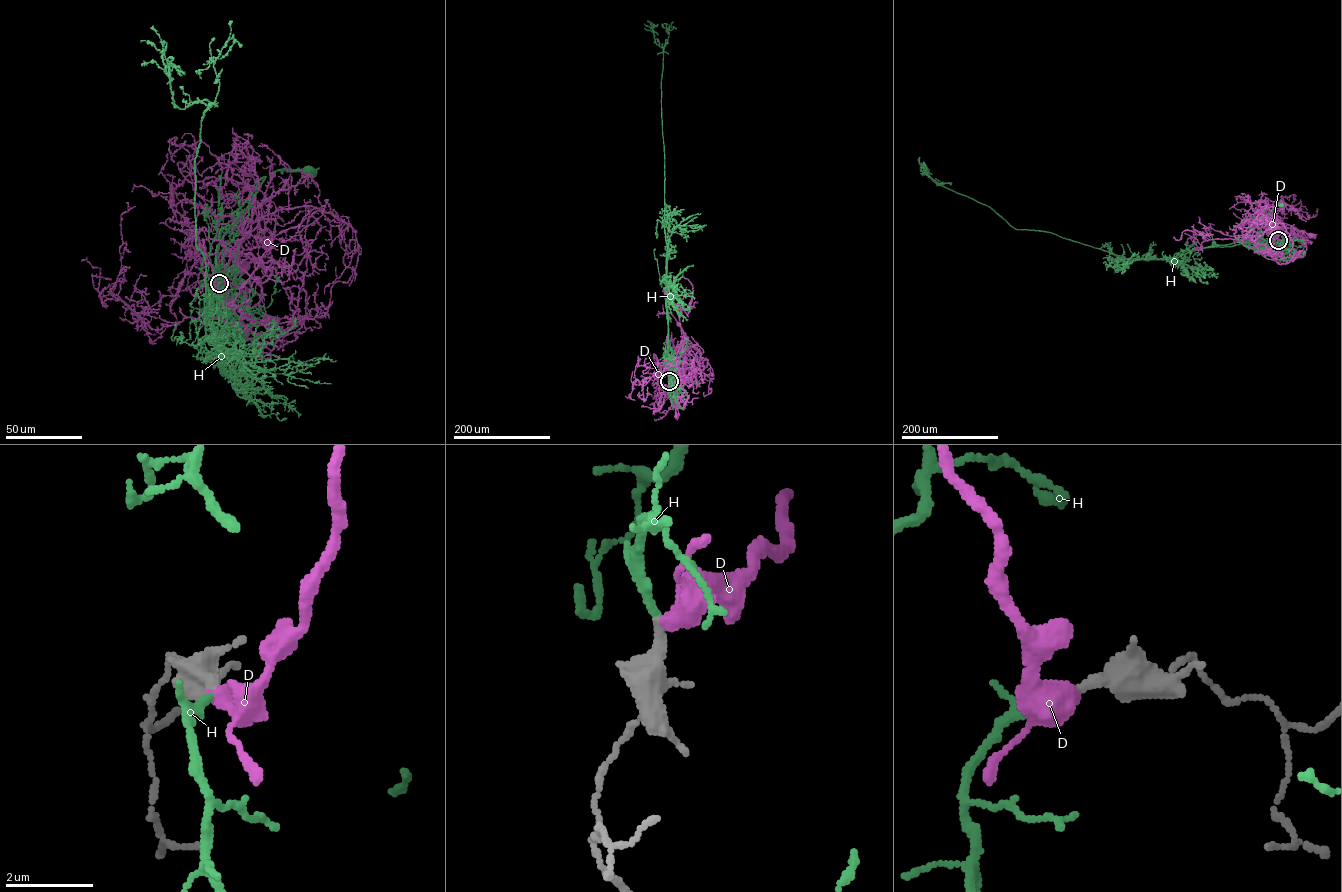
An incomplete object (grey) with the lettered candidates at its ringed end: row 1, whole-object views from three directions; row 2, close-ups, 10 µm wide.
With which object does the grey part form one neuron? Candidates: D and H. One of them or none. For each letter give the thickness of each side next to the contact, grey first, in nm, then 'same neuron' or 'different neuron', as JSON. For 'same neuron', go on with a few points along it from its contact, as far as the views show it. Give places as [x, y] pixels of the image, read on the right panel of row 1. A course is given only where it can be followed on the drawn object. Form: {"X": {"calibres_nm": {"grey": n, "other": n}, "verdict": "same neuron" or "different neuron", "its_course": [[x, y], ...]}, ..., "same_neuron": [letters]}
{"D": {"calibres_nm": {"grey": 280, "other": 550}, "verdict": "different neuron"}, "H": {"calibres_nm": {"grey": 240, "other": 170}, "verdict": "same neuron", "its_course": [[1278, 240], [1278, 247], [1266, 248], [1249, 243], [1246, 238], [1276, 205], [1280, 205]]}, "same_neuron": ["H"]}

